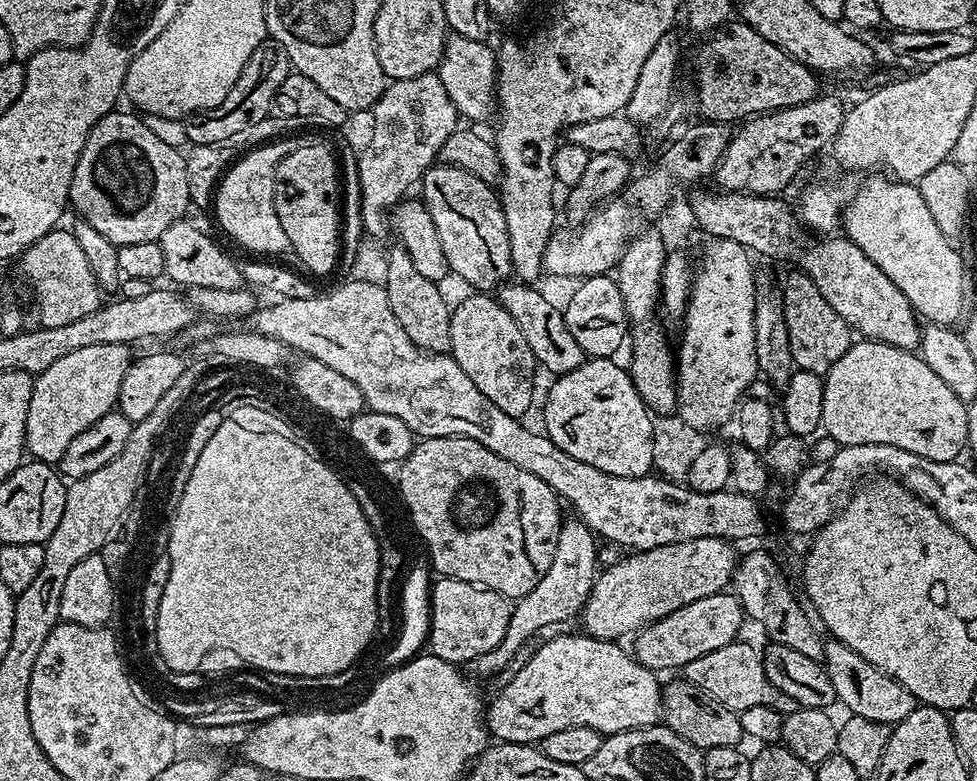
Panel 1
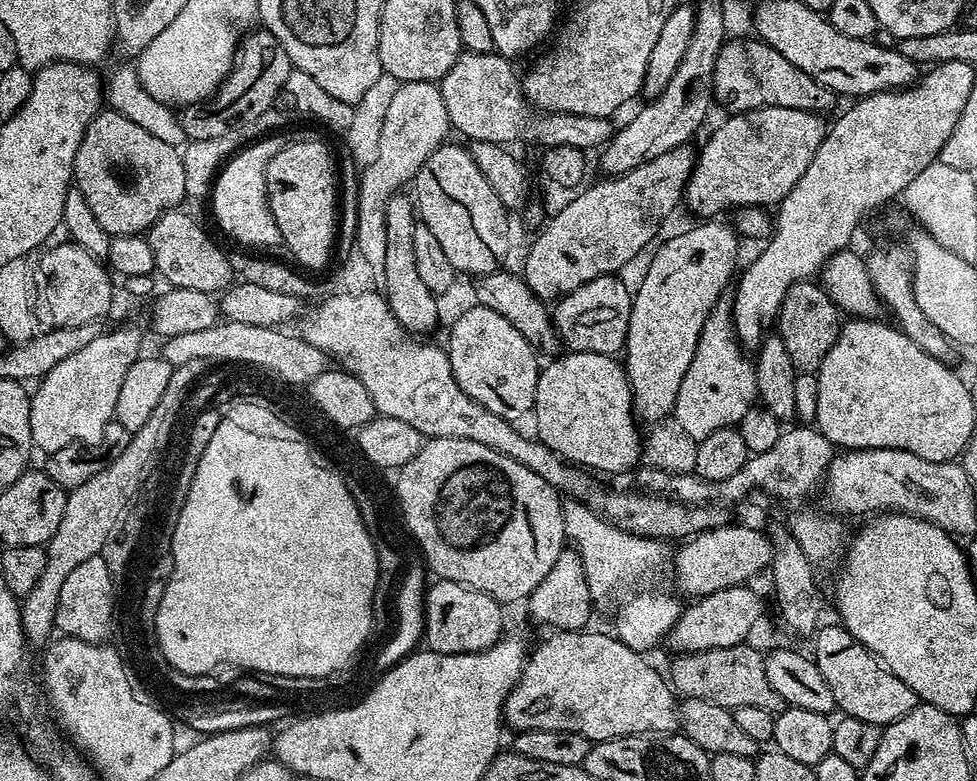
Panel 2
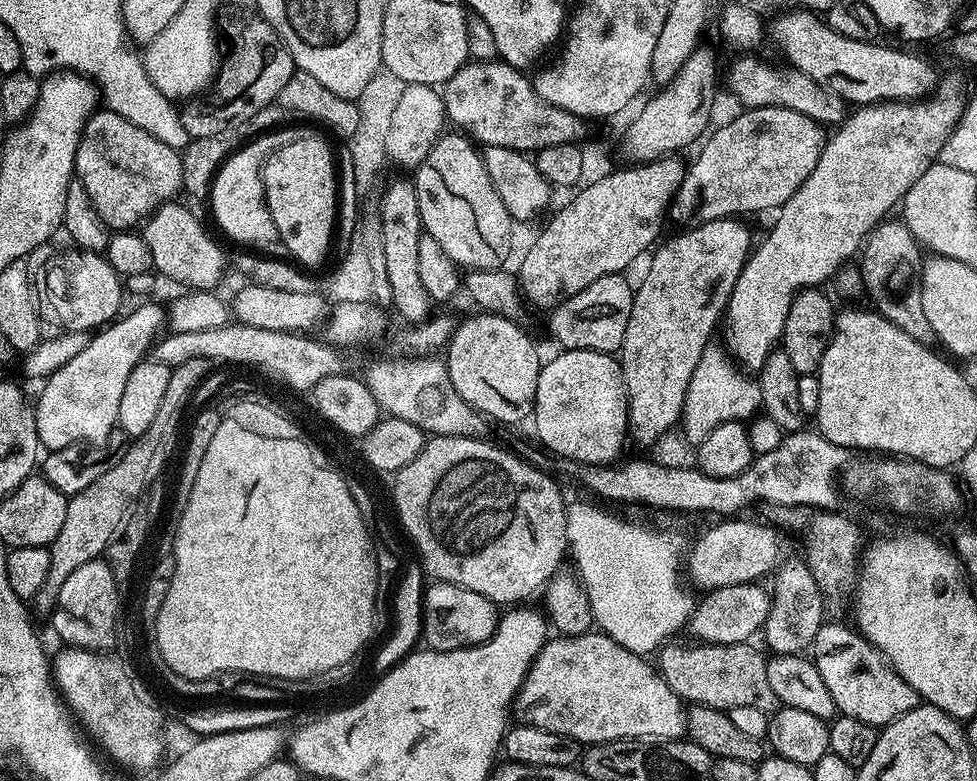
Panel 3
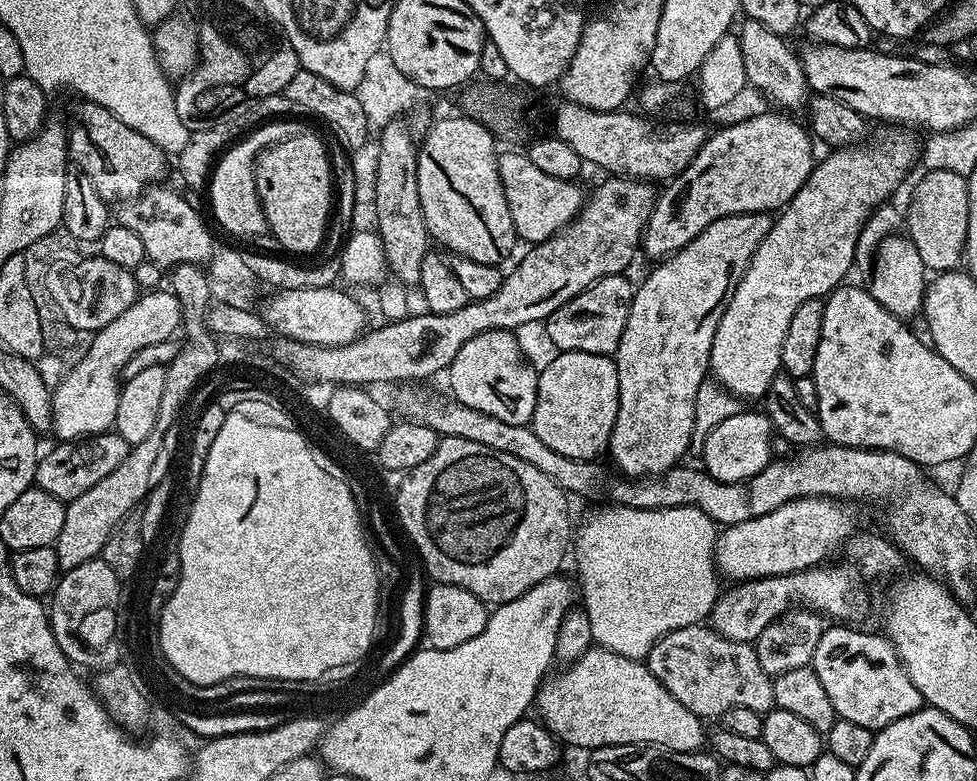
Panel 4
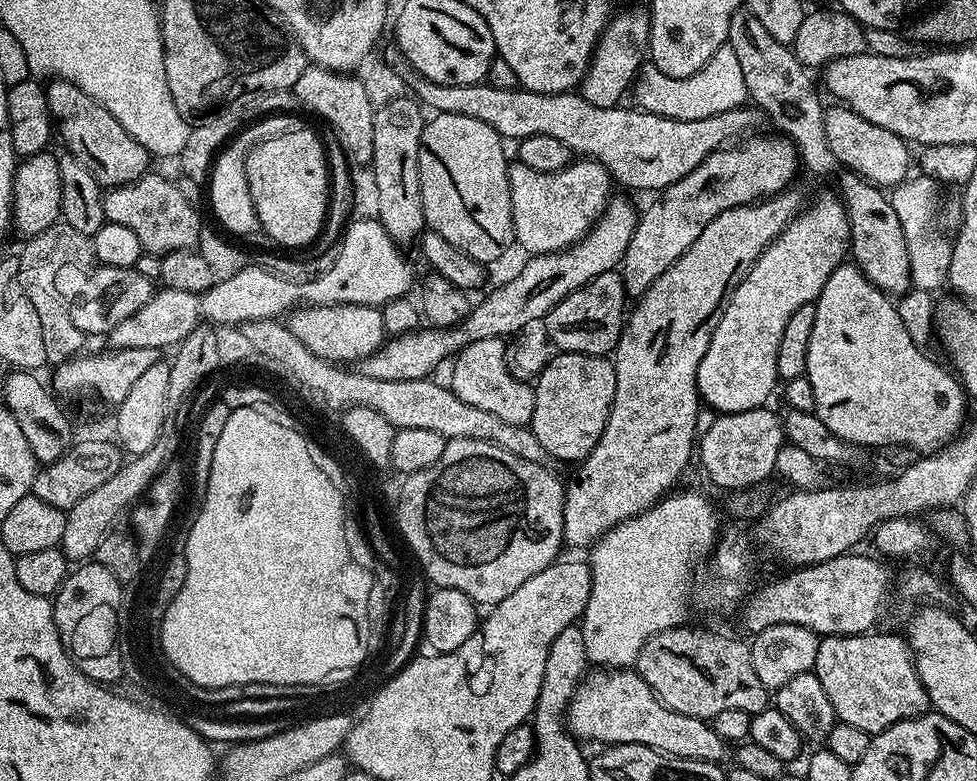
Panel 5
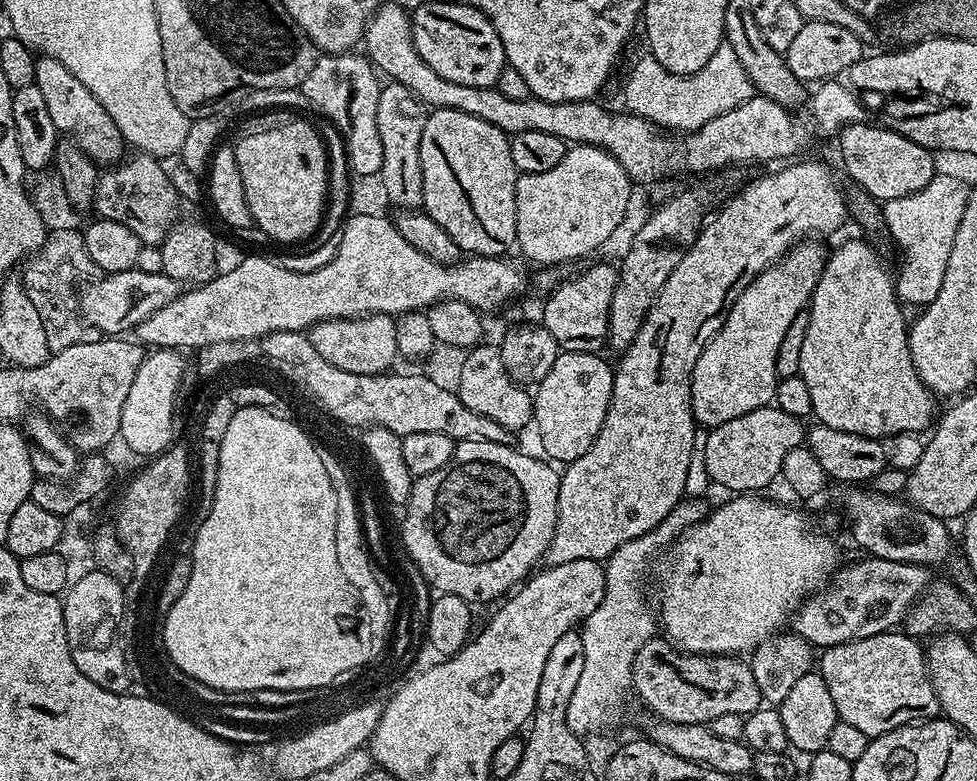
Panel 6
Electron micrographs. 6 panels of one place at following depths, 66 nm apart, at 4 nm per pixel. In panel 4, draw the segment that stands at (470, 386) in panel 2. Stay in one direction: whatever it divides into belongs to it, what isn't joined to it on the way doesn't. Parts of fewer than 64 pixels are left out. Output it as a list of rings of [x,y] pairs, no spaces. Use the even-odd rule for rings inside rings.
[[[507,328],[479,332],[466,342],[466,346],[462,346],[462,350],[458,350],[454,362],[446,369],[446,377],[452,387],[451,395],[459,404],[470,406],[470,410],[482,410],[482,414],[490,414],[490,418],[499,418],[501,422],[531,425],[534,406],[538,402],[538,372],[524,361],[516,336],[515,331]]]

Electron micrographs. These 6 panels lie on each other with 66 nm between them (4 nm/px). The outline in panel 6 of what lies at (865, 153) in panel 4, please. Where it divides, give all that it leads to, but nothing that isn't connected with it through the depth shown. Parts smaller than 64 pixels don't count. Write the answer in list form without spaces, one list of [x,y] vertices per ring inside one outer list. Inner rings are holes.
[[[801,242],[796,244],[791,252],[780,257],[764,272],[759,272],[738,294],[734,306],[729,308],[724,325],[716,331],[712,341],[702,350],[698,362],[692,371],[692,413],[697,425],[701,429],[711,430],[722,426],[722,422],[730,422],[730,418],[742,418],[742,414],[750,414],[750,410],[769,407],[776,399],[776,359],[778,346],[782,346],[782,337],[786,330],[790,330],[790,322],[798,318],[800,312],[805,311],[806,305],[811,301],[814,290],[818,286],[818,278],[826,266],[830,252],[823,248],[820,242]]]

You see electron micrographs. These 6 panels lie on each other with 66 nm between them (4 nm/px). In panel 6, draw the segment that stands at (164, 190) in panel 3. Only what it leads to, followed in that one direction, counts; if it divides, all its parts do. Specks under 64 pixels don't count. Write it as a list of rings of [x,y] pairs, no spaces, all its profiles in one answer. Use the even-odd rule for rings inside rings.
[[[40,56],[36,61],[36,85],[43,95],[46,107],[60,136],[68,136],[98,166],[112,166],[125,155],[126,145],[120,136],[118,126],[114,126],[114,118],[106,114],[106,106],[62,66],[62,62],[54,62],[54,58]]]

